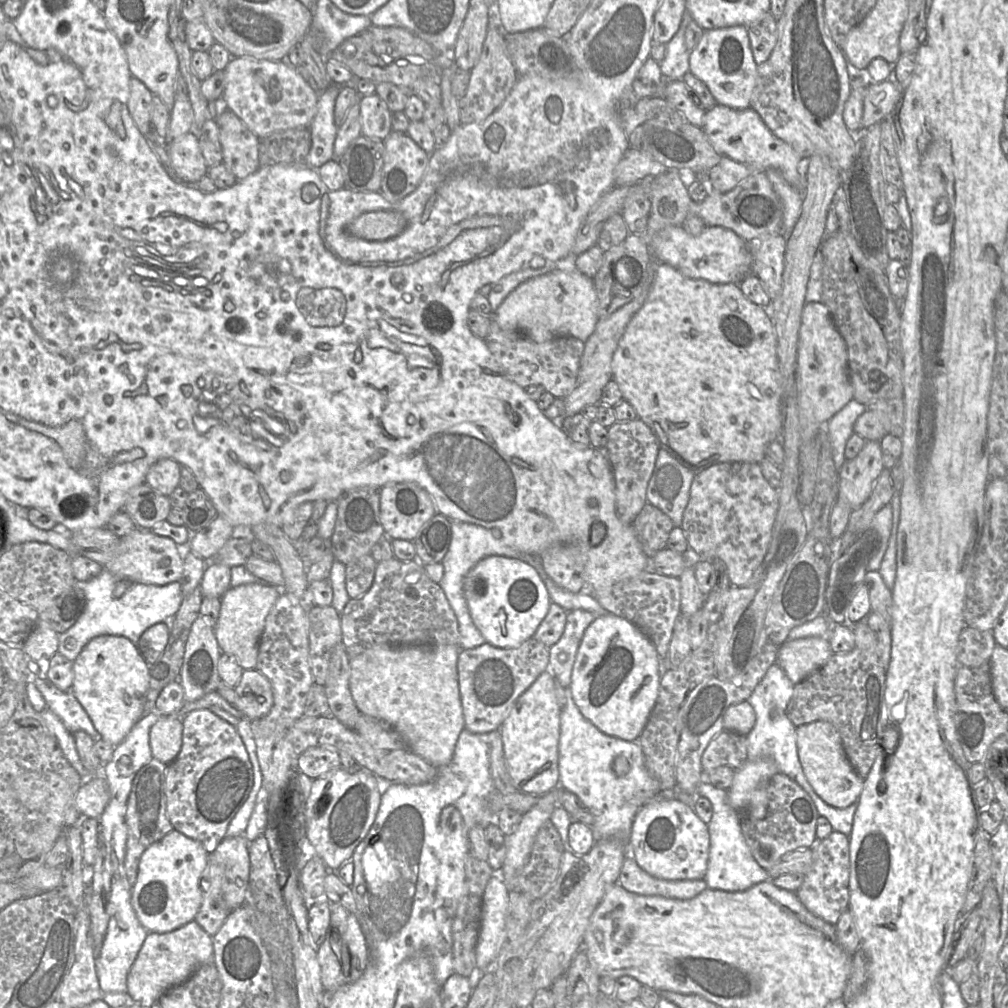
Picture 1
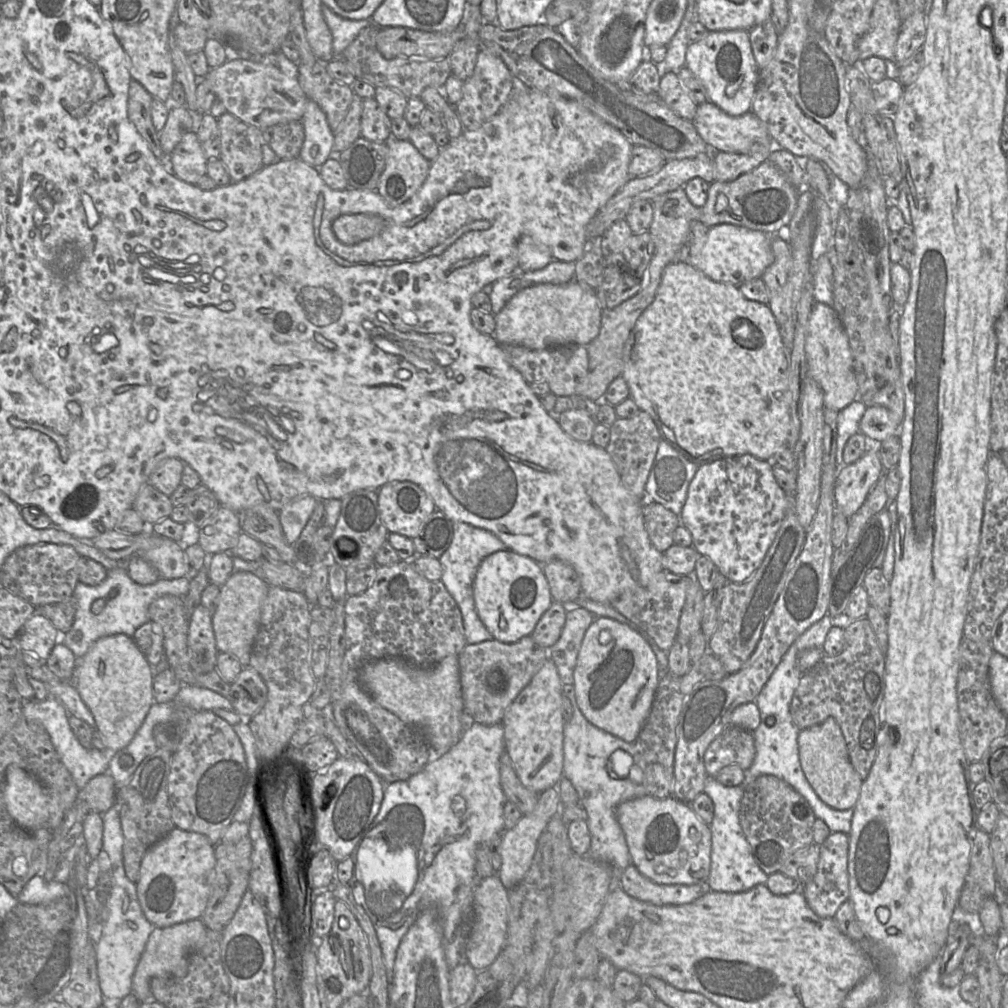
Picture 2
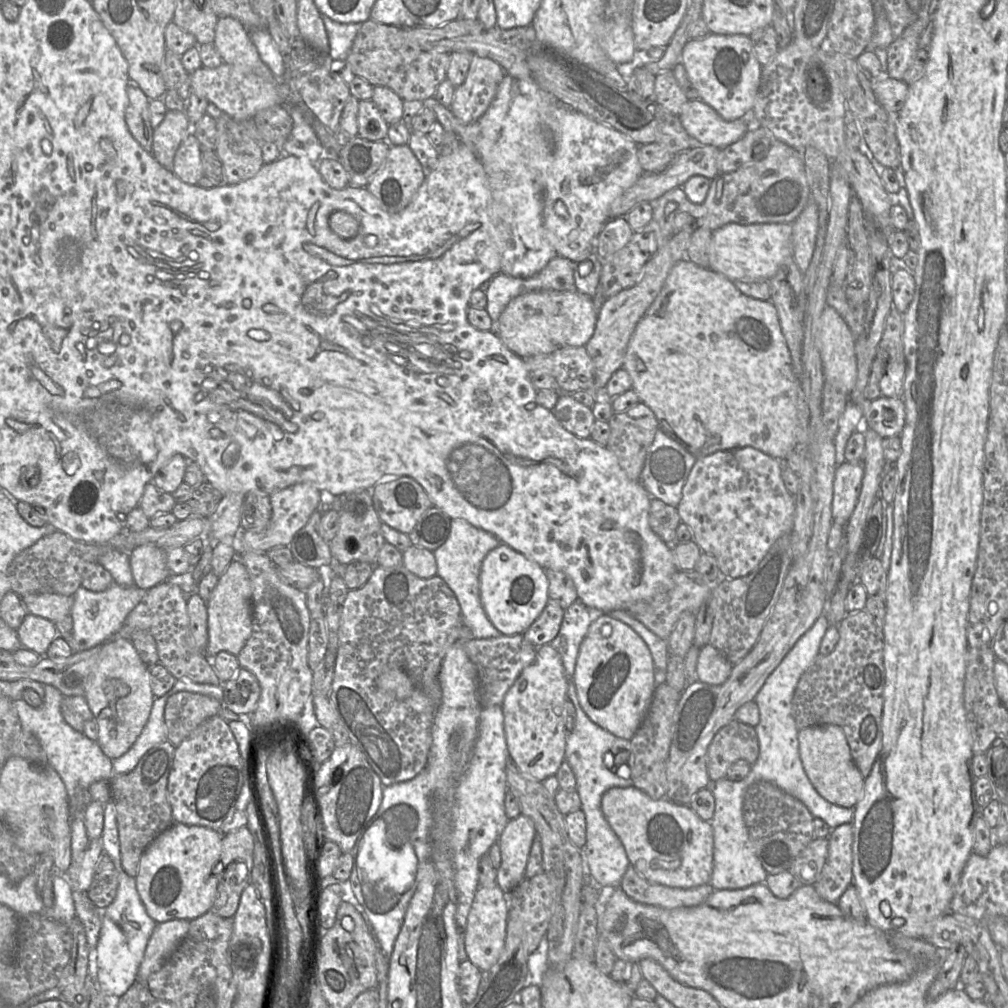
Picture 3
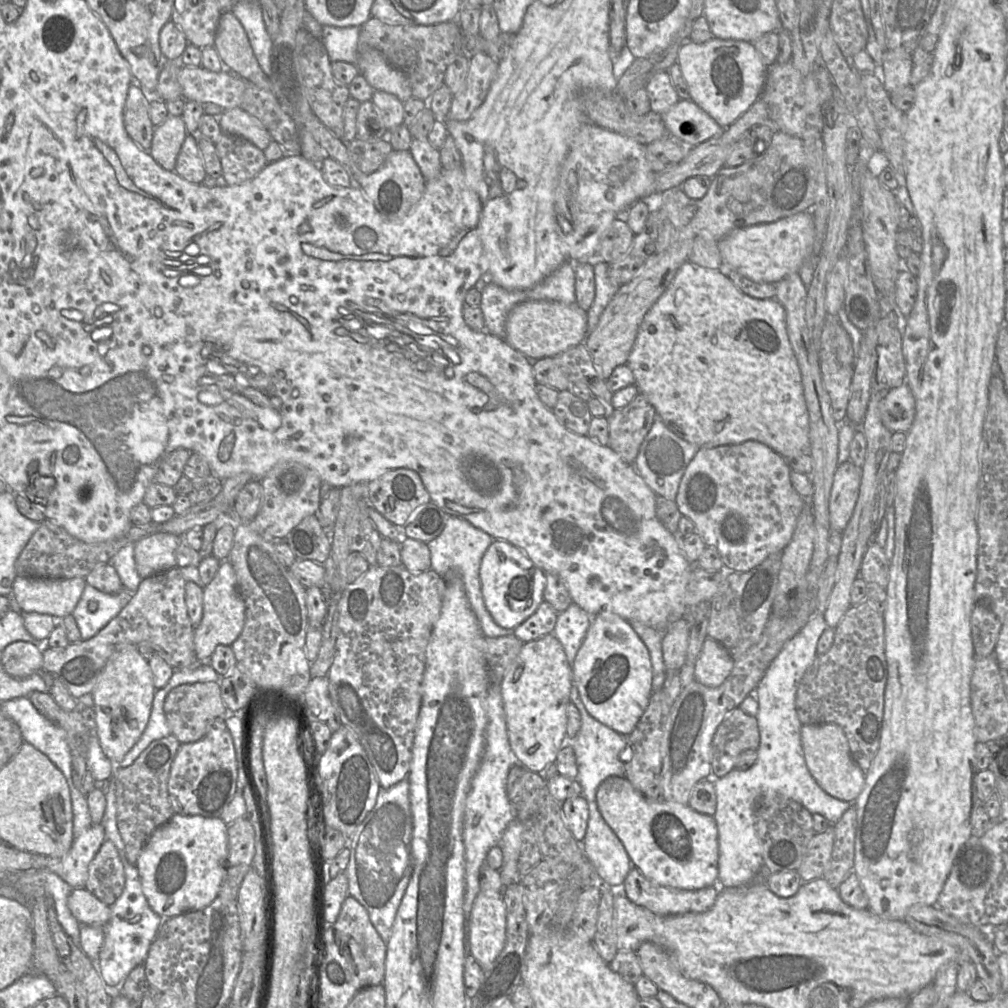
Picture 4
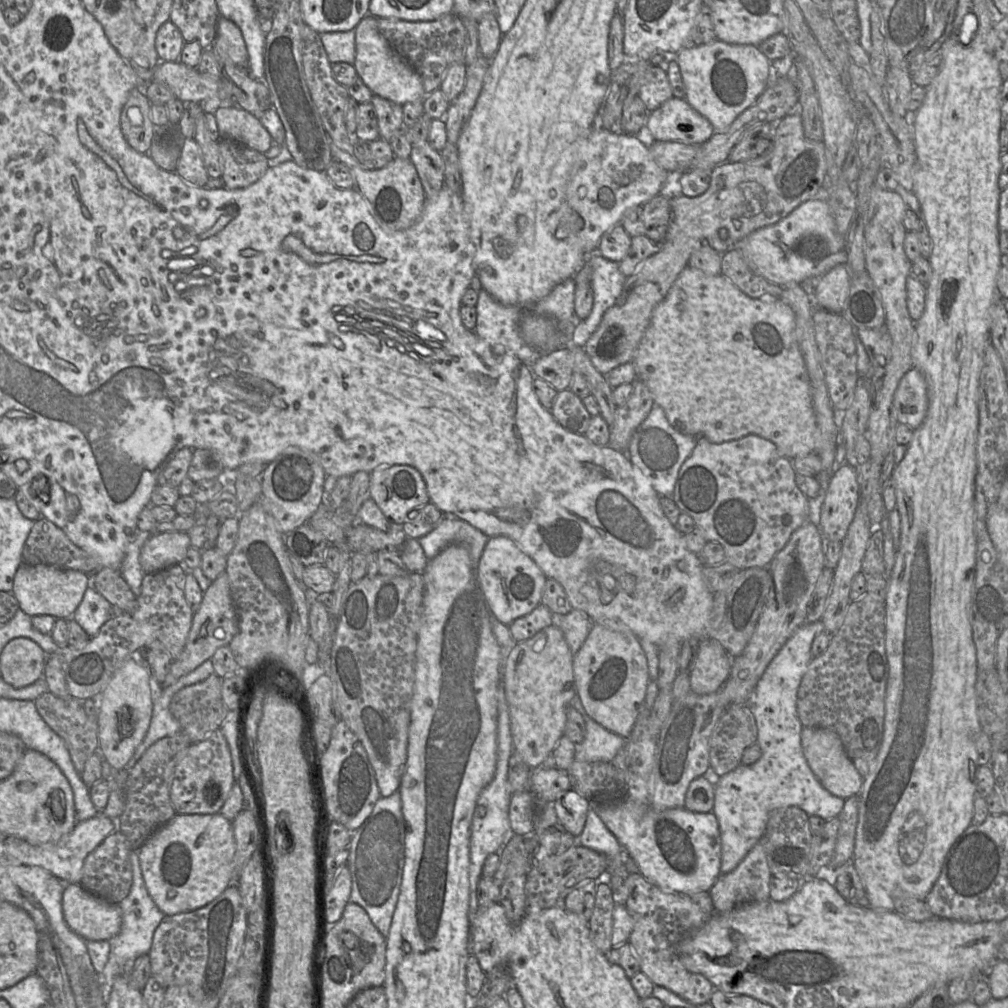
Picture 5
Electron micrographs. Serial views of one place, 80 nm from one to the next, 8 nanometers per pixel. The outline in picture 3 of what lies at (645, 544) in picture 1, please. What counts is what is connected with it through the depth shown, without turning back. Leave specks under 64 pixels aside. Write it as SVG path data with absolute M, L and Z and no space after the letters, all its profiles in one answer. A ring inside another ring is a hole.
M651 498L648 522L652 531L667 545L677 543L676 530L681 519L675 507Z

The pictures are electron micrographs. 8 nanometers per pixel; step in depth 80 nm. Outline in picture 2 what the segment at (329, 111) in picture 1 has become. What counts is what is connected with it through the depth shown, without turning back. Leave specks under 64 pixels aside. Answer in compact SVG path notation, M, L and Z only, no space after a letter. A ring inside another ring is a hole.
M309 100L301 118L305 131L305 139L299 157L306 164L320 168L329 158L337 158L339 154L334 150L335 133L331 130L326 114L319 105Z

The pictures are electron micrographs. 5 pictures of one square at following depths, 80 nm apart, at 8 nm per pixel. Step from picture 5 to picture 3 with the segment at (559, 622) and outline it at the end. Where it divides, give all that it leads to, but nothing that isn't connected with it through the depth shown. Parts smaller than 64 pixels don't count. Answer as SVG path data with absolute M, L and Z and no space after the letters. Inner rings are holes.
M577 601L564 610L559 633L550 643L560 654L565 674L572 679L580 645L587 634L595 611Z

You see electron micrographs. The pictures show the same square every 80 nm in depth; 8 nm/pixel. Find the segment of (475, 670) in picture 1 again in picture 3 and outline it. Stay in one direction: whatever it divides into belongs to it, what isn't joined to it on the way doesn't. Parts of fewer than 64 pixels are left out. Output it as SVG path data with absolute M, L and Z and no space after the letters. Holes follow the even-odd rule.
M523 634L499 635L498 637L464 641L465 651L475 665L478 674L478 694L481 707L502 706L504 697L522 671L531 665L537 647L528 642Z

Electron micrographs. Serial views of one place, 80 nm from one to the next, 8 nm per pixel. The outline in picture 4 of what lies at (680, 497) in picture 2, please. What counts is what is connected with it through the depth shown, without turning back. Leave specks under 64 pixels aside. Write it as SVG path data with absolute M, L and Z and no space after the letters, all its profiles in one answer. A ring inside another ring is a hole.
M656 414L653 425L642 442L633 465L654 494L675 501L681 478L698 449L697 446L671 432Z

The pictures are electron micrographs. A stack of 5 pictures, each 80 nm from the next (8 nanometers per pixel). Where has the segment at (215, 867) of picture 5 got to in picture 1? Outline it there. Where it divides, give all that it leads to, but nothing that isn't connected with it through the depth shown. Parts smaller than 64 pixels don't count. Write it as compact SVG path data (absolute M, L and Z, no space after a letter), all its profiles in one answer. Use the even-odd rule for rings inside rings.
M175 829L143 852L131 904L140 924L148 932L171 932L194 920L202 903L200 883L208 857L201 842Z

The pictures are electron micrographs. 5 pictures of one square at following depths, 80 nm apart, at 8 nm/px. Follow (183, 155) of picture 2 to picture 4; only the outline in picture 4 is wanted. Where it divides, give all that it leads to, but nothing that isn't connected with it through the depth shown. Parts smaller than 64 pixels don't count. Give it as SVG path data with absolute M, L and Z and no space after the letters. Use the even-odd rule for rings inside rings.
M196 133L188 134L177 157L174 172L187 182L200 184L206 176Z

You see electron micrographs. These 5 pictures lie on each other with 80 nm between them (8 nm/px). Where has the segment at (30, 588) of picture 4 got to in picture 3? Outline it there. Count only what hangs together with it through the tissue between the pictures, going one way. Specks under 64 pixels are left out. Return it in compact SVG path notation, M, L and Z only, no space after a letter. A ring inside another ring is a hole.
M55 593L28 594L22 597L28 613L46 618L53 623L71 613L74 598Z

